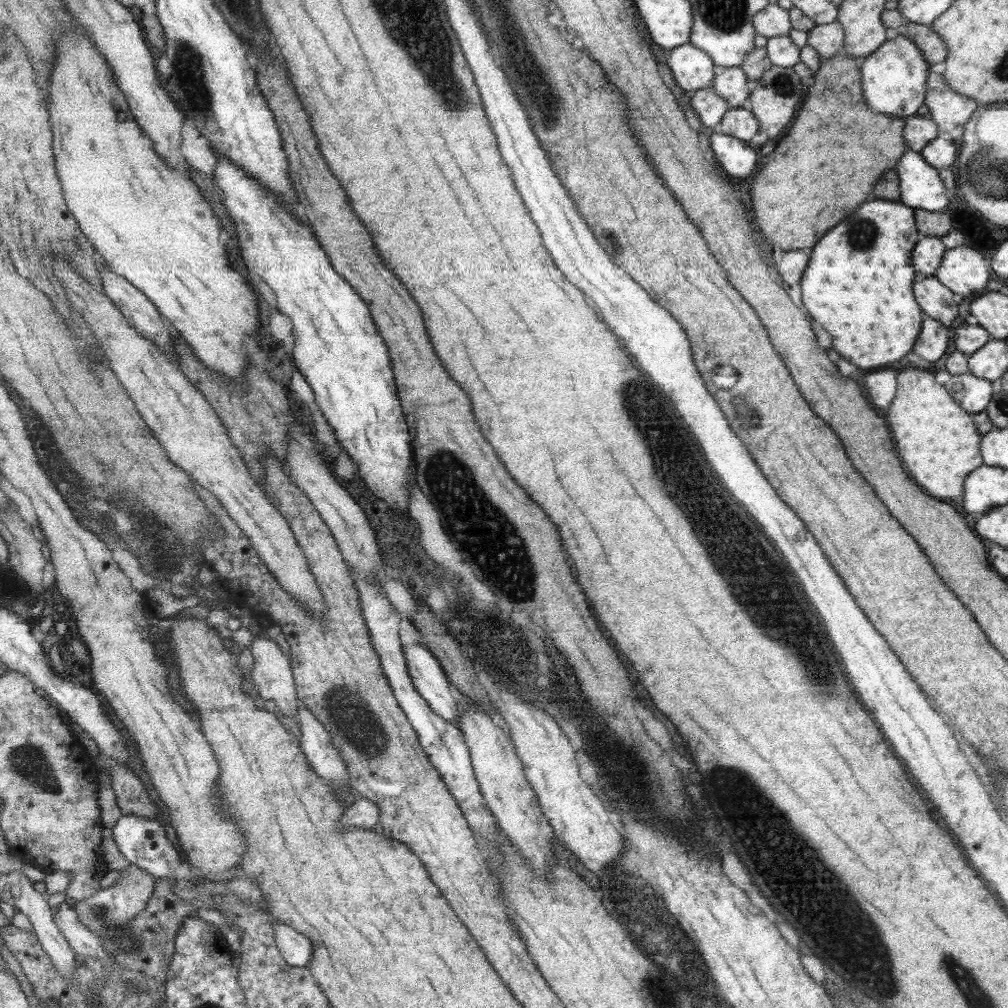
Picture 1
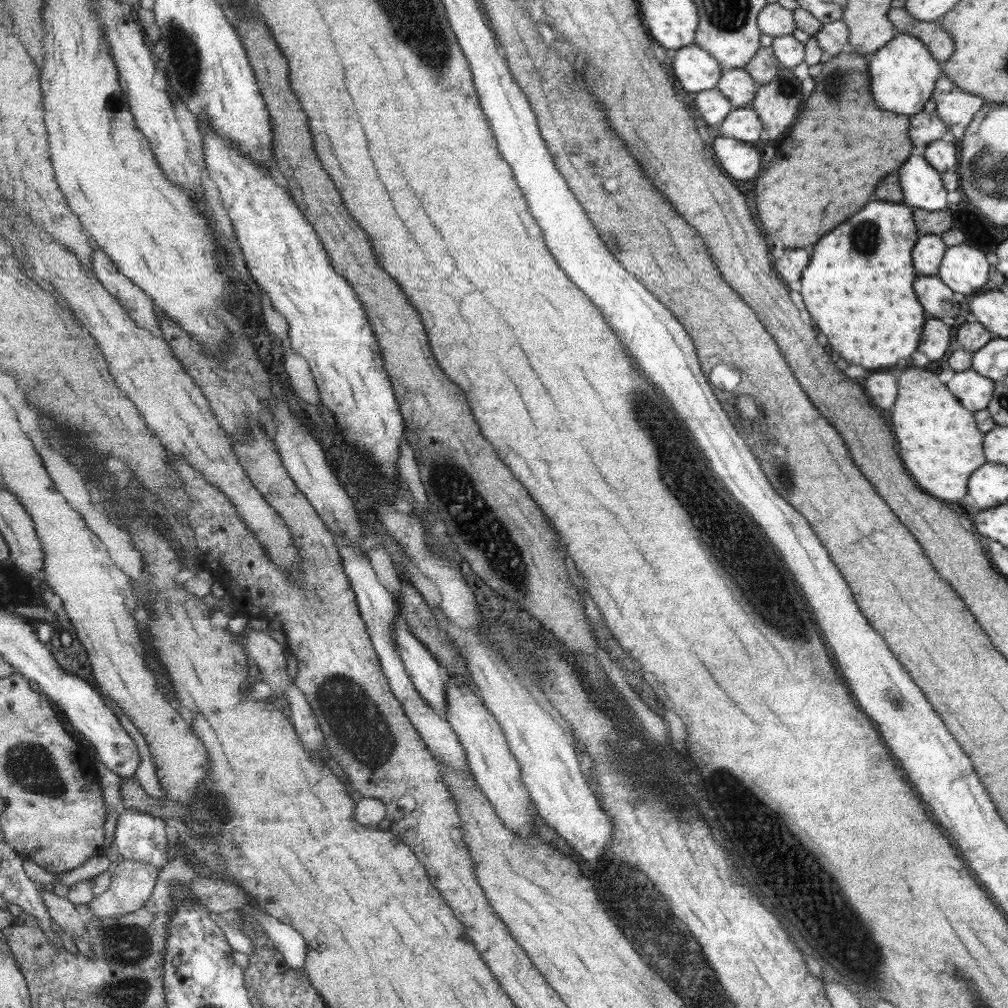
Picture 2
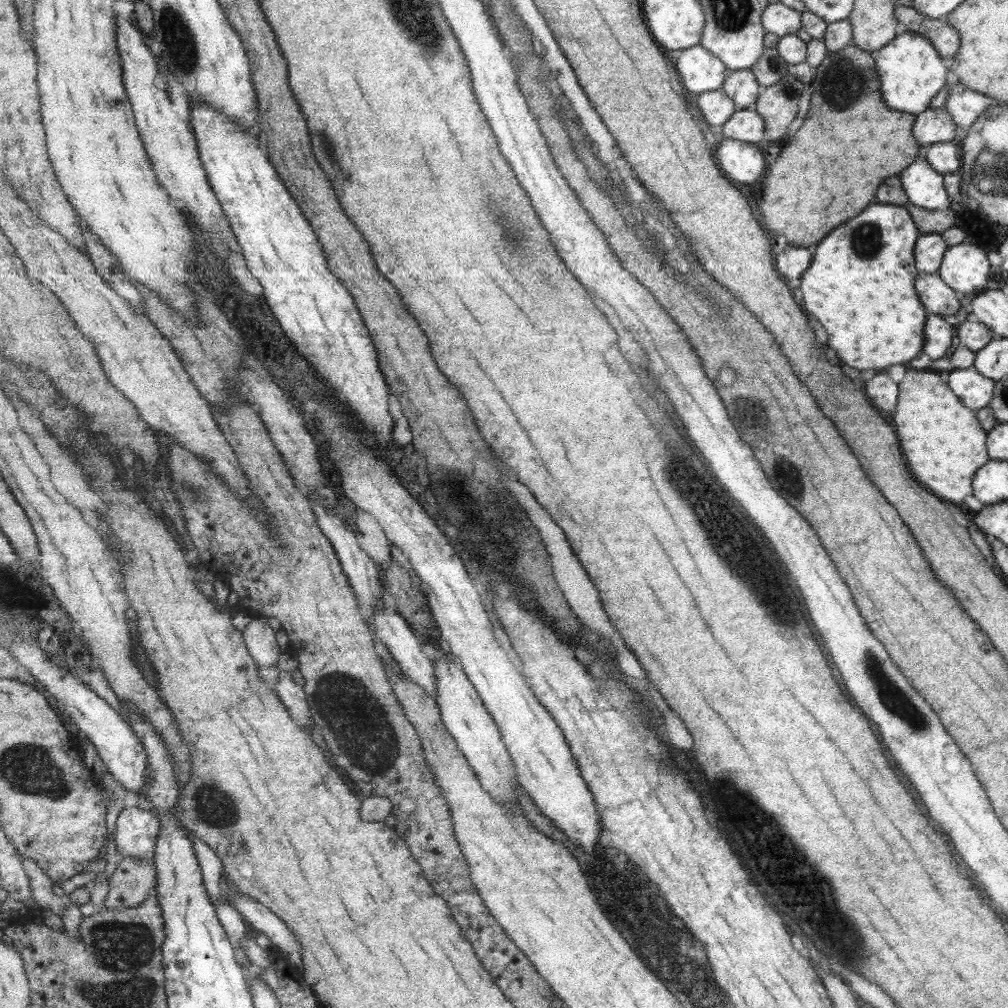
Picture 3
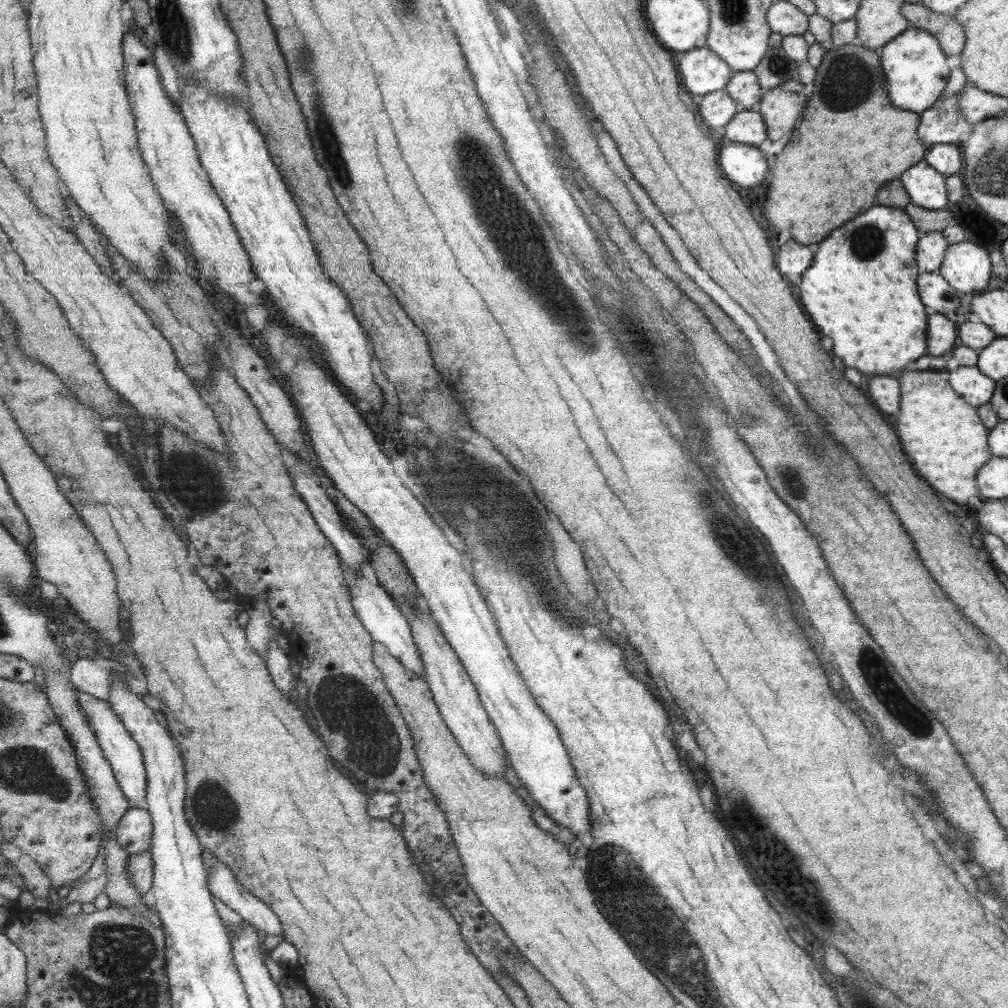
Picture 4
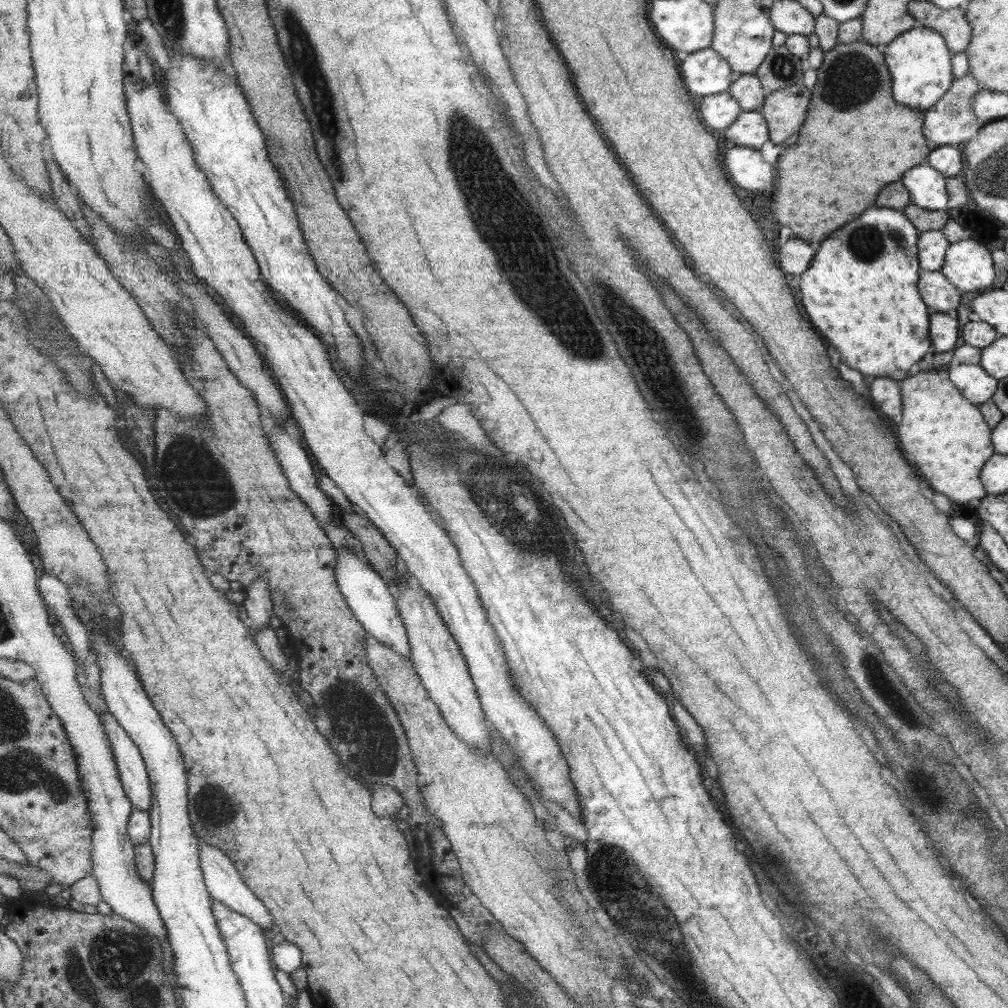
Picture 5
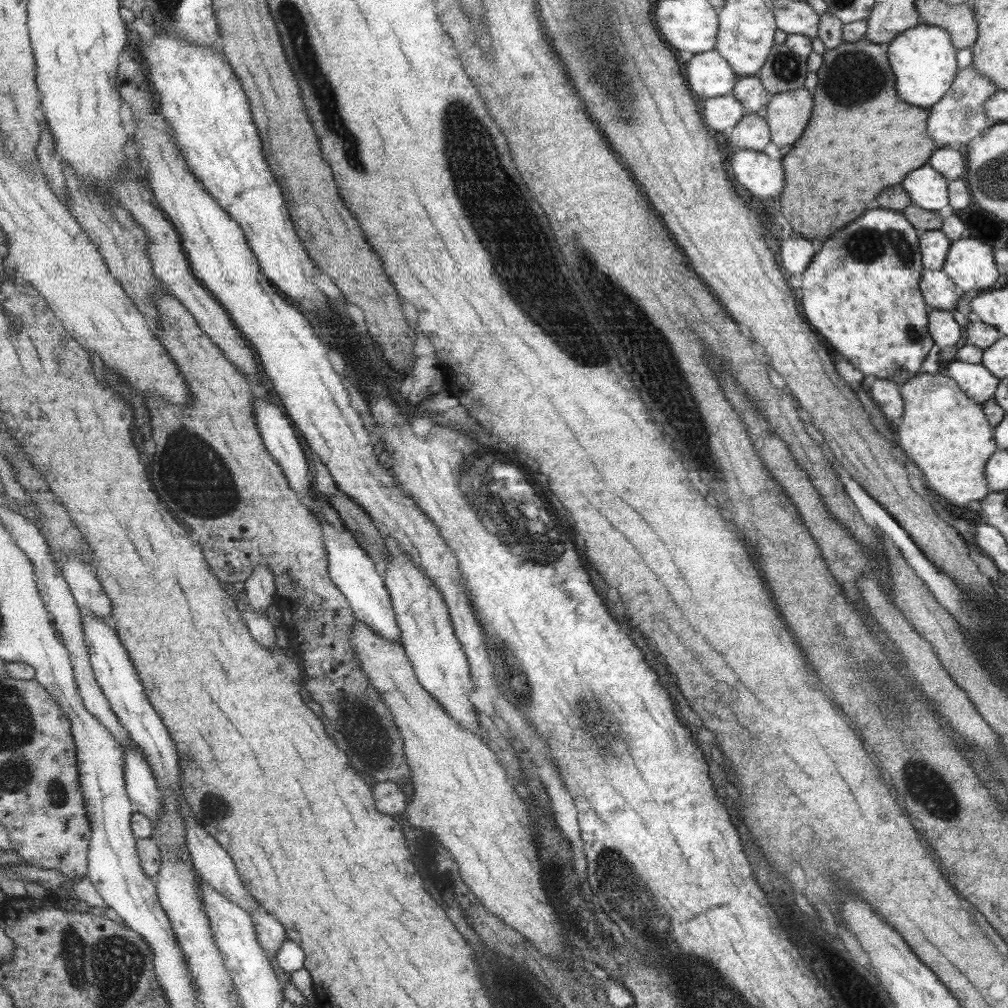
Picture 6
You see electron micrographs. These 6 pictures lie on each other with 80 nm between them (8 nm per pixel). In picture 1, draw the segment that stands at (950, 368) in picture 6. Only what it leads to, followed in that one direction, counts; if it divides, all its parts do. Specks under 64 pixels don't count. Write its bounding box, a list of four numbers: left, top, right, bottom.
[945,373,992,416]

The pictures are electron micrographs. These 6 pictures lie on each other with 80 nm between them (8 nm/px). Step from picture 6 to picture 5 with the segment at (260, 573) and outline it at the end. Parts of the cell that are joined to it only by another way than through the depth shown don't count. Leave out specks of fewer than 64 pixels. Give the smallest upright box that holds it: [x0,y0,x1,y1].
[243,576,273,638]

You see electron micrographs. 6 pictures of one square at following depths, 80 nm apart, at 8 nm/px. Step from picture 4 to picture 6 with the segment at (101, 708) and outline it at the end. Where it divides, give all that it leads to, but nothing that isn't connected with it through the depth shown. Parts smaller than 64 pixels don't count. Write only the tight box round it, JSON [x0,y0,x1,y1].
[123,747,163,831]

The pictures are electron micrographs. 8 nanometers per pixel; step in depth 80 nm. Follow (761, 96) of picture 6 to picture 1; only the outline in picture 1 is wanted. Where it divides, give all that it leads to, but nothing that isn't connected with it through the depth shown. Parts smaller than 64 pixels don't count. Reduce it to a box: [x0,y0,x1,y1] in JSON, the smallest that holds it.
[713,67,756,109]

